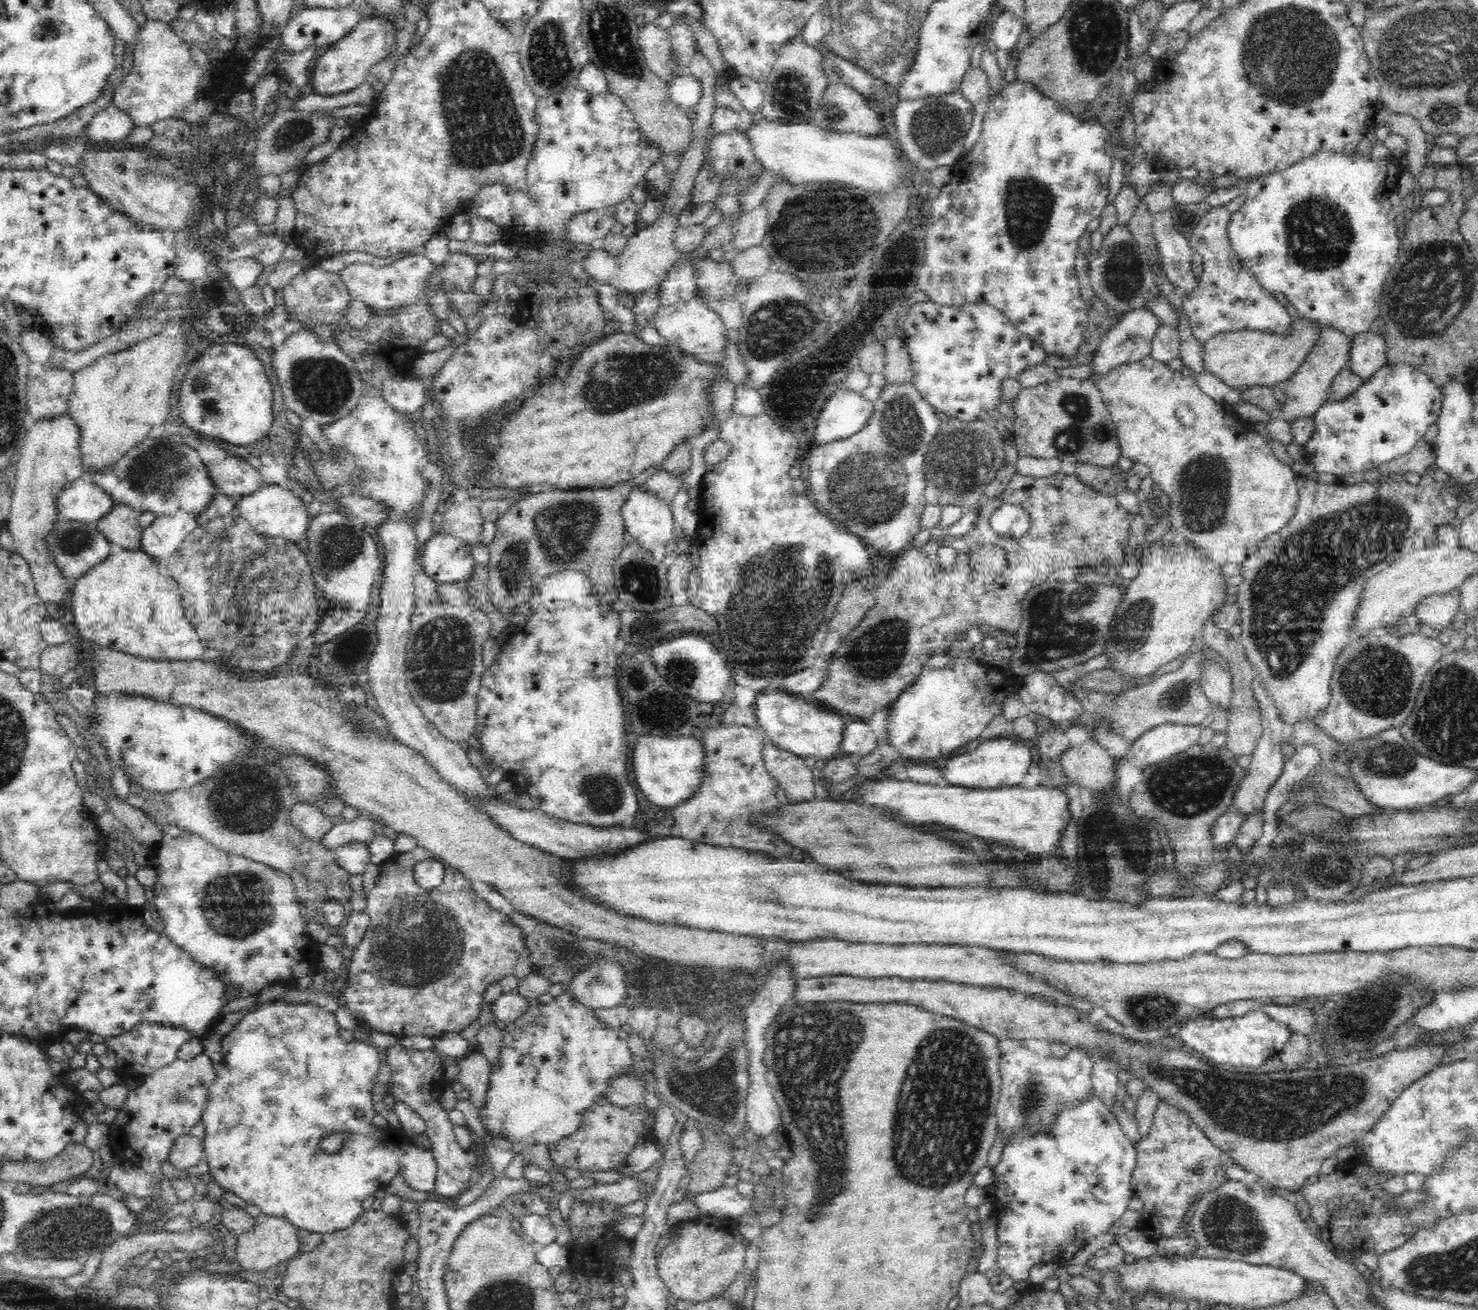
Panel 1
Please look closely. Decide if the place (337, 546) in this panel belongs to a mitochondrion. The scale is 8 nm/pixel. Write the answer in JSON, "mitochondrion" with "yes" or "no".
{"mitochondrion":"yes"}

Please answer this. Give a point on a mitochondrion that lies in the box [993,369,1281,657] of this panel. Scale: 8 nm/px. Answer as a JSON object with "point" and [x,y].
{"point":[1204,480]}

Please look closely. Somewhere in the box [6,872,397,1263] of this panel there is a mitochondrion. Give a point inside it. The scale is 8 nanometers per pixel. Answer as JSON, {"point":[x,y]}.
{"point":[74,1227]}

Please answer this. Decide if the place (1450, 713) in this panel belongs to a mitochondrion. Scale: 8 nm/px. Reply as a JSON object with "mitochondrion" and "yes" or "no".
{"mitochondrion":"yes"}

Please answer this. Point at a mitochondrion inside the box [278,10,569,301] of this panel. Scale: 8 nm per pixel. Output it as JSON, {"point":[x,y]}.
{"point":[485,129]}

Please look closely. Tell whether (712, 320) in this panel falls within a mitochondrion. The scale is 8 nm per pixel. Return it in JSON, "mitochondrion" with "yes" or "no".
{"mitochondrion":"no"}

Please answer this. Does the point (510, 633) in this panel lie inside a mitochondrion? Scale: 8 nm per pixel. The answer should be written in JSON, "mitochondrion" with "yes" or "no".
{"mitochondrion":"no"}

